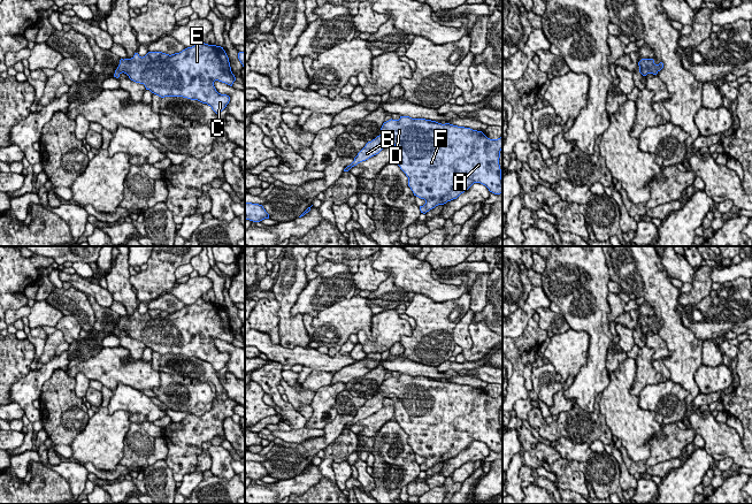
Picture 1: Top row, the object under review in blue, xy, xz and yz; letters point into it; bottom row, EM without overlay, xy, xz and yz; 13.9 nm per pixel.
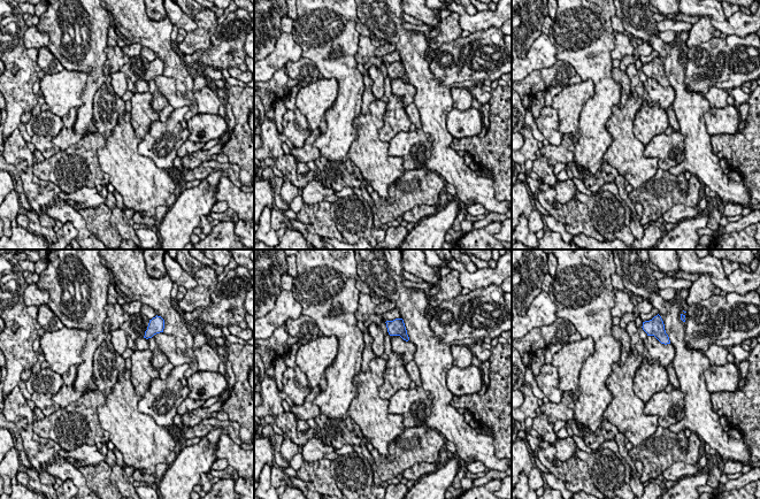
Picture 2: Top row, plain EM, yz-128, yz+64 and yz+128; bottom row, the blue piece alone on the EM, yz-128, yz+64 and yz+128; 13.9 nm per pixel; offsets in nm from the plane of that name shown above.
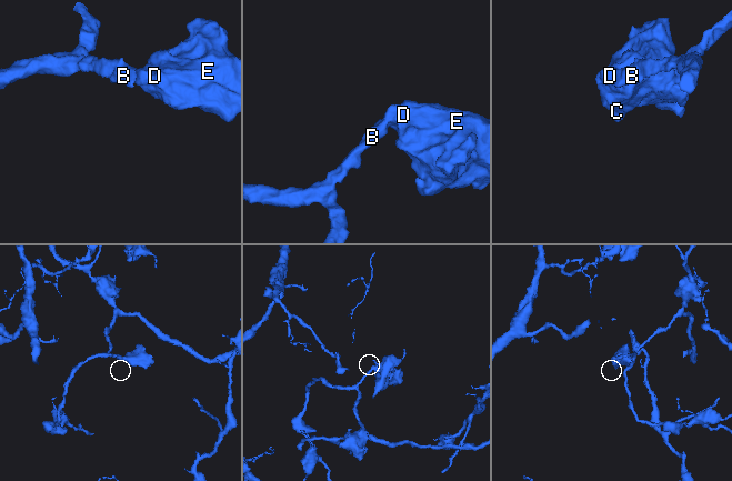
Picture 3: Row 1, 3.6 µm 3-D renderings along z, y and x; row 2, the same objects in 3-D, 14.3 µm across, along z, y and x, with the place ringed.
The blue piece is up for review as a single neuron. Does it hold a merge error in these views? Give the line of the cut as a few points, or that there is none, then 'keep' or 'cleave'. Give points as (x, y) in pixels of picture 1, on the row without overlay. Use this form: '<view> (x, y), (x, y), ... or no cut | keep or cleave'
no cut | keep

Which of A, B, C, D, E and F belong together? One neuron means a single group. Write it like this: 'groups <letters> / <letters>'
groups A B C D E F

